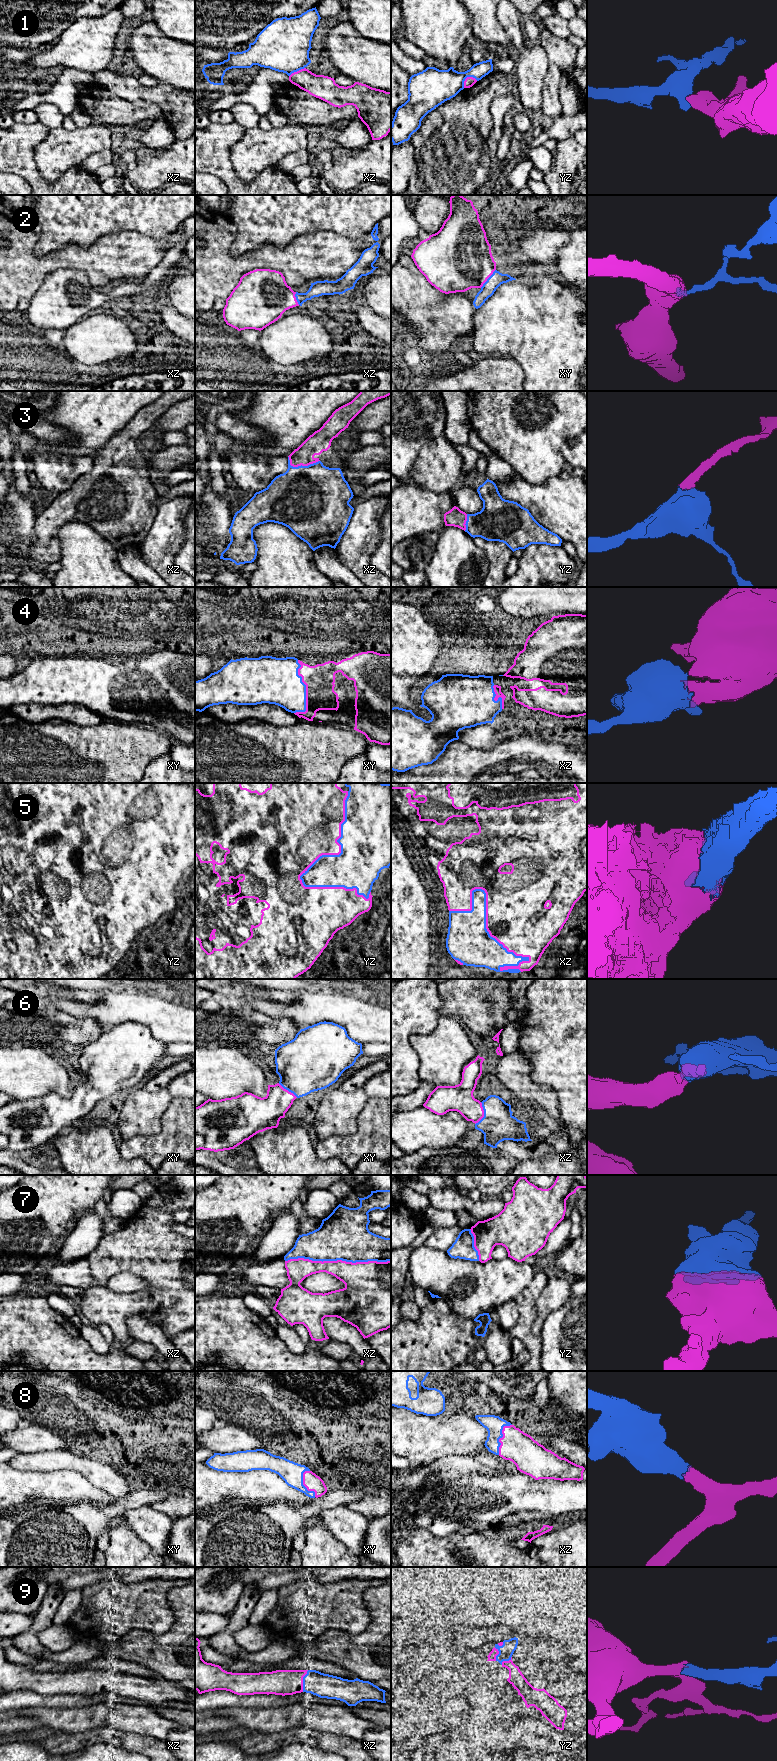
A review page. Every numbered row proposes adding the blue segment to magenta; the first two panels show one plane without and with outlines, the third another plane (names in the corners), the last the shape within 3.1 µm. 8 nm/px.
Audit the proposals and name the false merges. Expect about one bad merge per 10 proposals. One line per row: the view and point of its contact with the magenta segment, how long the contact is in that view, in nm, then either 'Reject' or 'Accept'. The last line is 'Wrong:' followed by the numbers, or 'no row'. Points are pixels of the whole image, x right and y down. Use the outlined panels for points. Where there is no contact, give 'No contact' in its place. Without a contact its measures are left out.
1: Touches magenta at yz (467, 77). Shared border 130 nm. Reject
2: Touches magenta at xy (488, 277). Shared border 200 nm. Accept
3: Touches magenta at xz (301, 464). Shared border 260 nm. Accept
4: Touches magenta at xy (306, 691). Shared border 440 nm. Accept
5: Touches magenta at xz (488, 931). Shared border 750 nm. Accept
6: Touches magenta at xz (483, 1113). Shared border 190 nm. Accept
7: Touches magenta at xz (337, 1260). Shared border 850 nm. Accept
8: Touches magenta at xz (502, 1437). Shared border 260 nm. Accept
9: Touches magenta at xz (302, 1681). Shared border 180 nm. Accept
Wrong: 1

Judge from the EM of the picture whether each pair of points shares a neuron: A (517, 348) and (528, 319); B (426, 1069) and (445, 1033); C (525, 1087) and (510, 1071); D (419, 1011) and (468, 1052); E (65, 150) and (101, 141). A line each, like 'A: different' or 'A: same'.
A: same
B: same
C: same
D: different
E: same

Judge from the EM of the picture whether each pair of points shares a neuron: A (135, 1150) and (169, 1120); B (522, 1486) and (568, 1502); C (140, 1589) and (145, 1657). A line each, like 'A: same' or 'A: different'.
A: same
B: same
C: different

